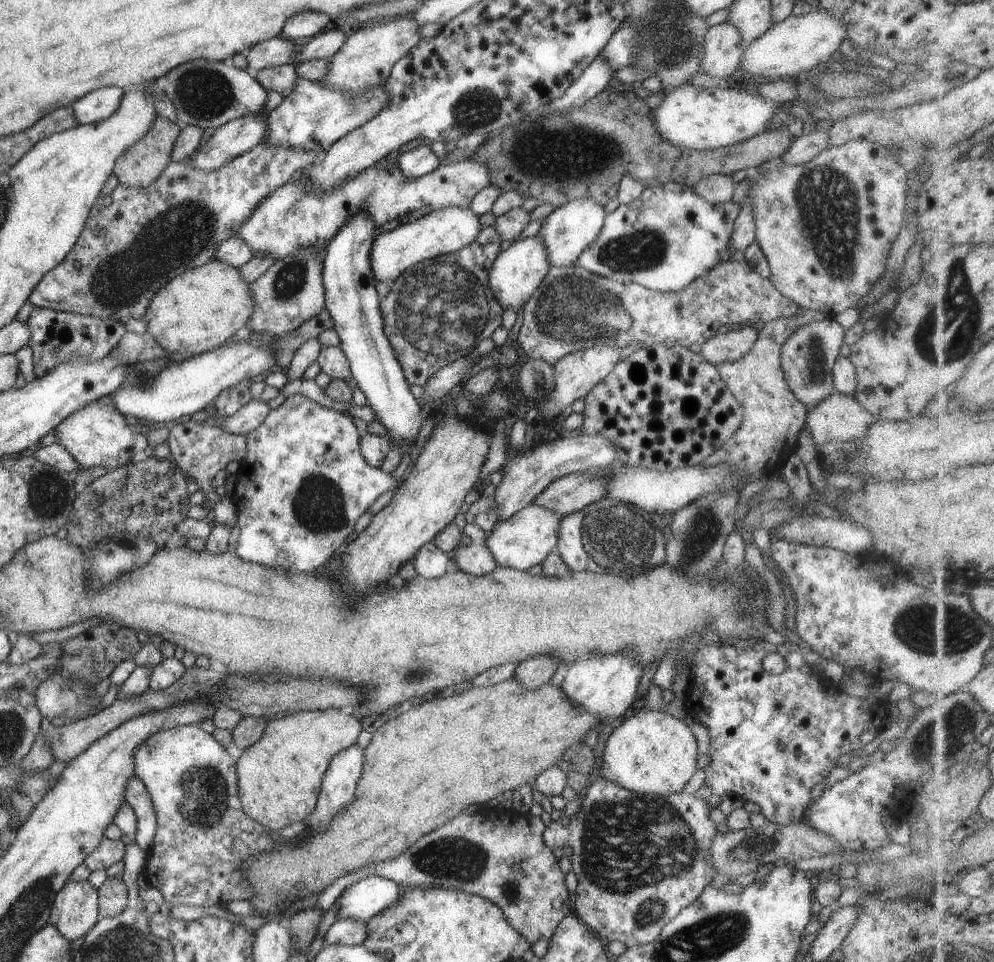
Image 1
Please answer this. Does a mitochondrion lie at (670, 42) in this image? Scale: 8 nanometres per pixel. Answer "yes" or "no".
yes

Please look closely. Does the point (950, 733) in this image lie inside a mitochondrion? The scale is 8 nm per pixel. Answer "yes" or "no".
yes

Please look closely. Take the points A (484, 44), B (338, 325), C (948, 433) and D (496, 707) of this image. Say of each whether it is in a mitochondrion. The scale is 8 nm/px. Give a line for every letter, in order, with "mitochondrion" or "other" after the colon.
A: other
B: other
C: other
D: other

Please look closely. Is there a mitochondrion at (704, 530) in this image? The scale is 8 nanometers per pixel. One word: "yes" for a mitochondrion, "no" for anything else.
yes

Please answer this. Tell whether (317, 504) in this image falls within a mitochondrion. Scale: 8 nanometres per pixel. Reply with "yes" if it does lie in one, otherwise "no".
yes

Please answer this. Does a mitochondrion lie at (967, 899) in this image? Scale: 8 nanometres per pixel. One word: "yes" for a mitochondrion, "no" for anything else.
no

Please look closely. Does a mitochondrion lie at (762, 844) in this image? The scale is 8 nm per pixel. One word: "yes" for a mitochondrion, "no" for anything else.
yes

